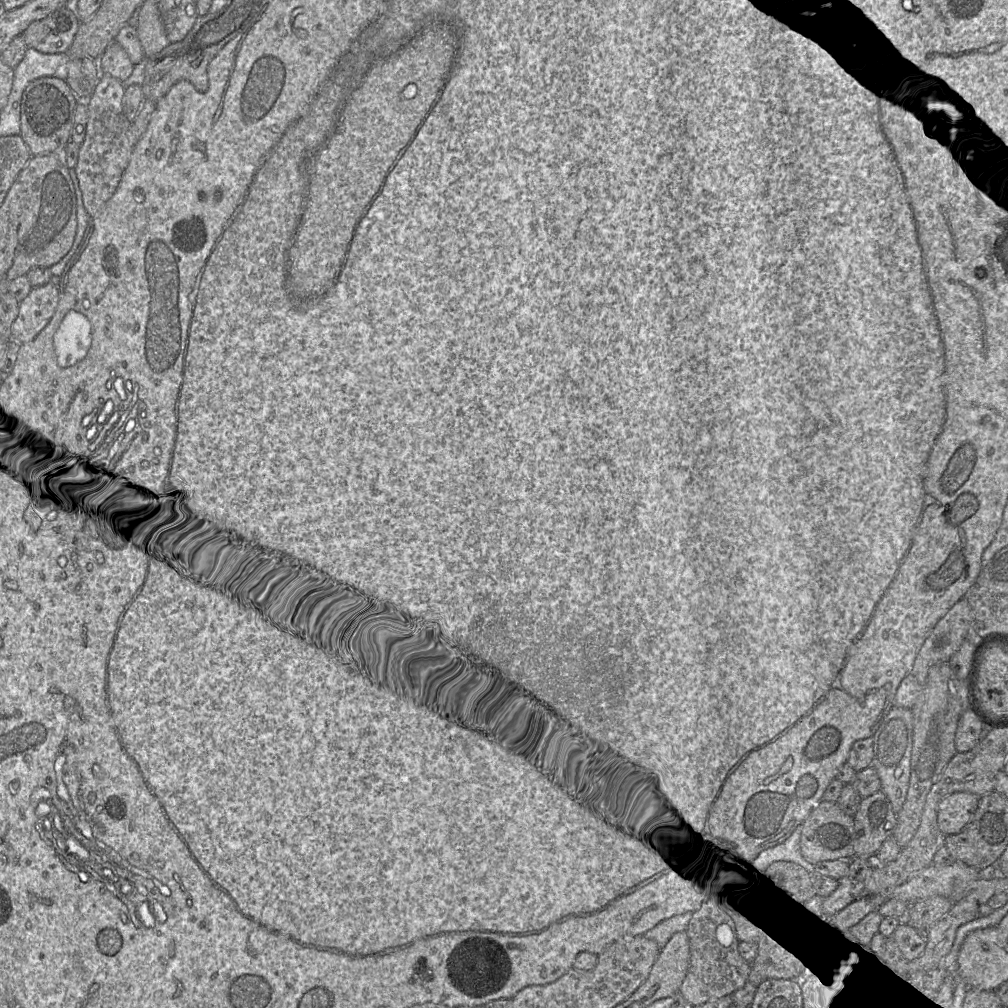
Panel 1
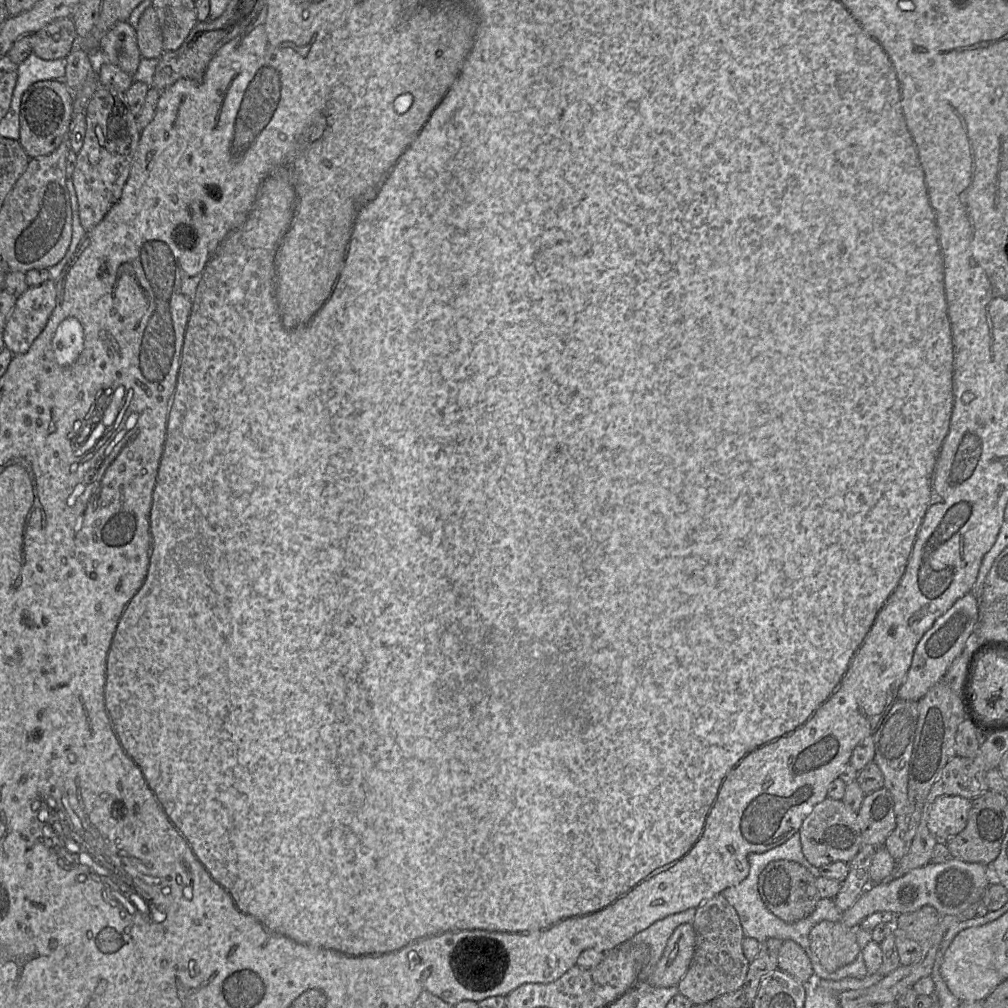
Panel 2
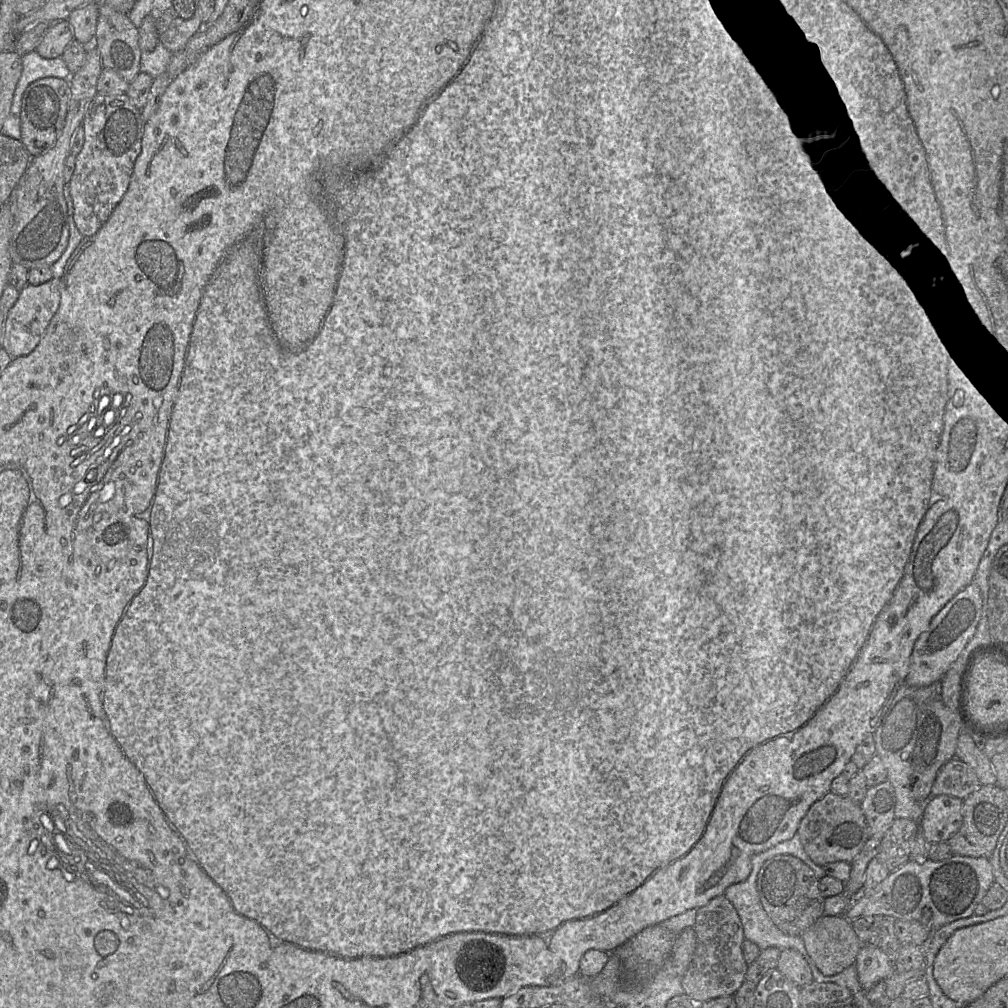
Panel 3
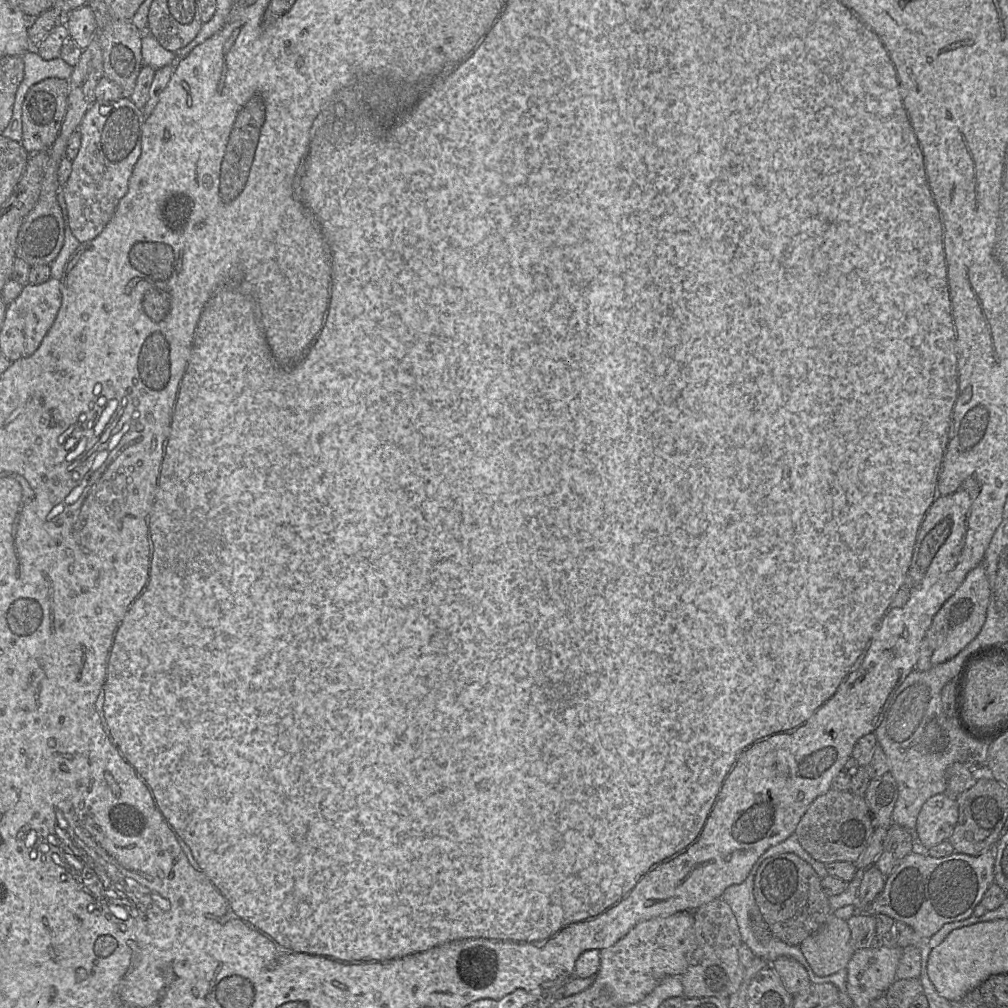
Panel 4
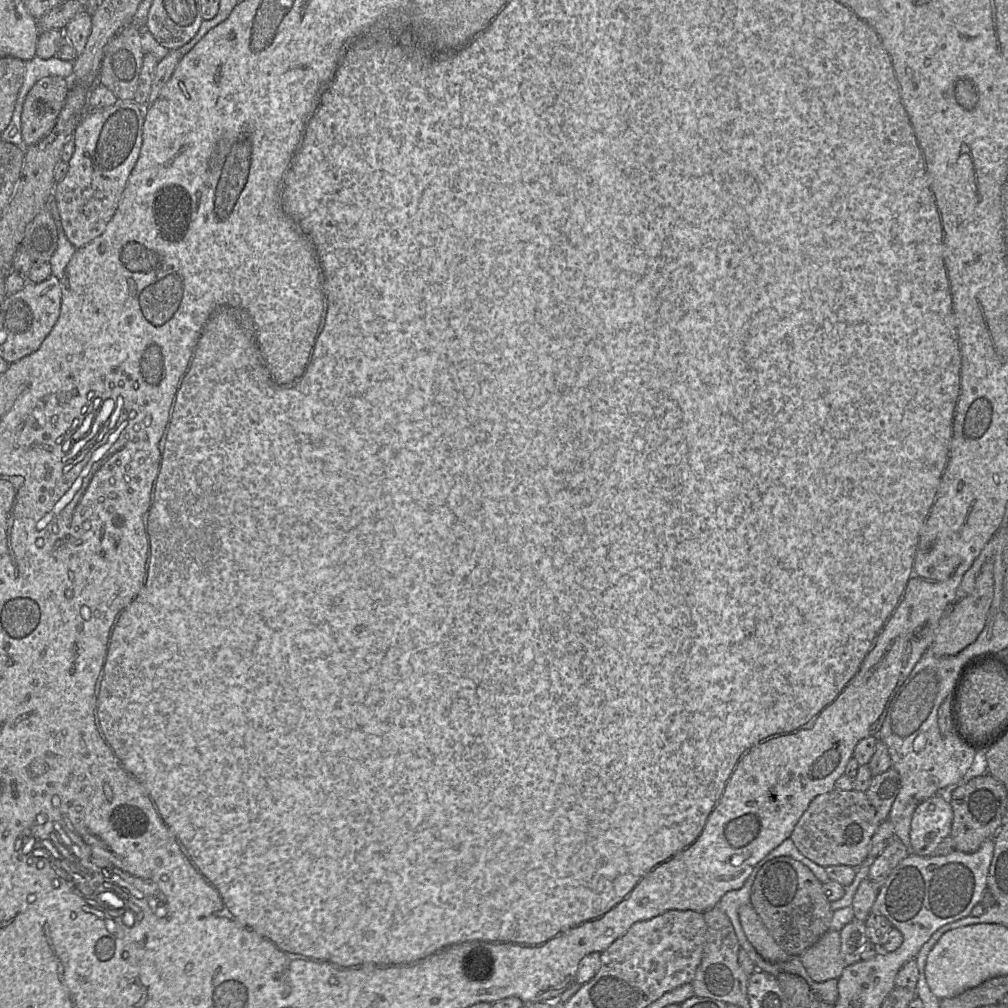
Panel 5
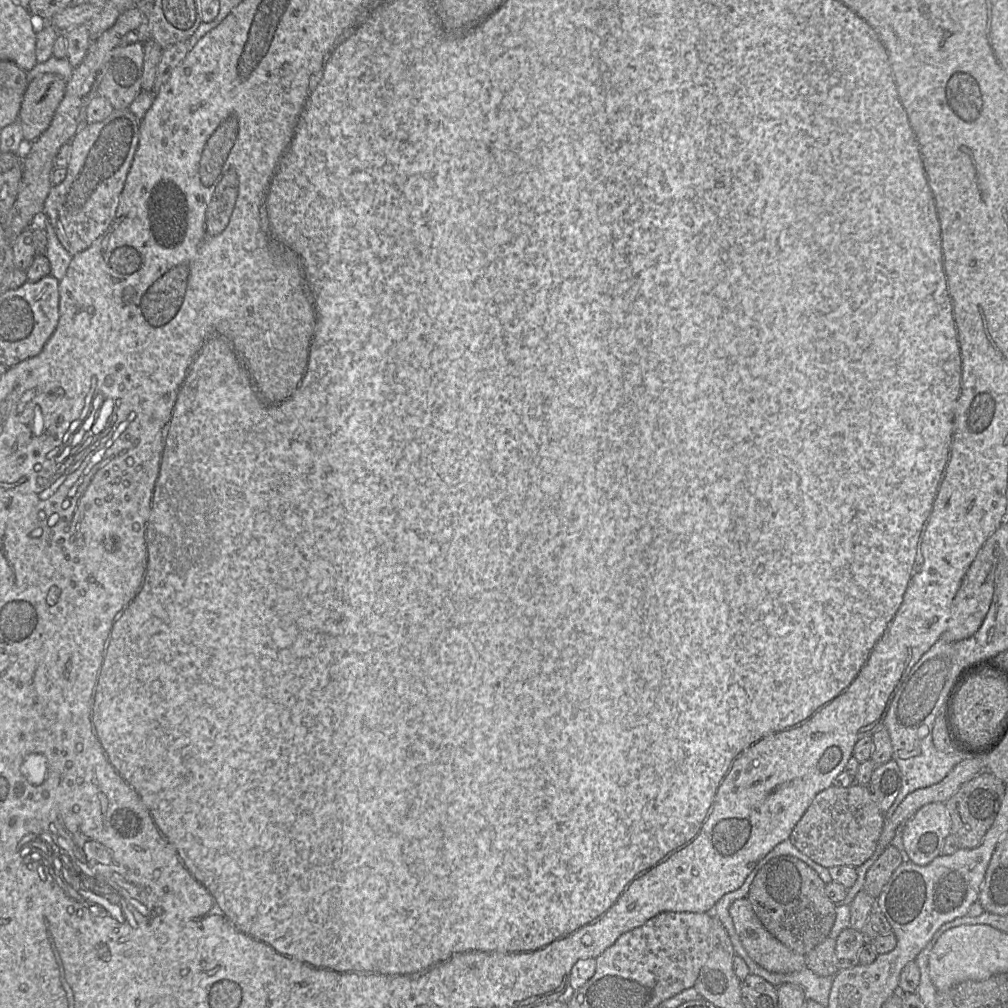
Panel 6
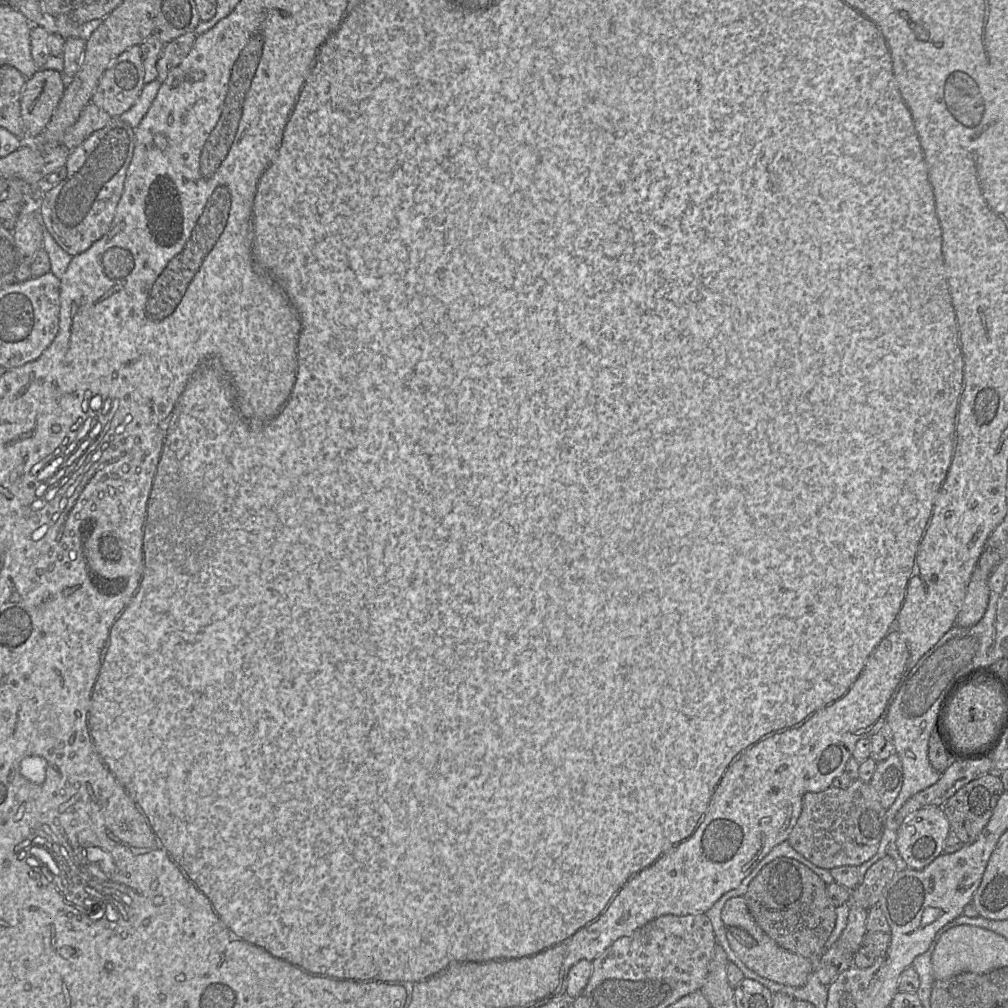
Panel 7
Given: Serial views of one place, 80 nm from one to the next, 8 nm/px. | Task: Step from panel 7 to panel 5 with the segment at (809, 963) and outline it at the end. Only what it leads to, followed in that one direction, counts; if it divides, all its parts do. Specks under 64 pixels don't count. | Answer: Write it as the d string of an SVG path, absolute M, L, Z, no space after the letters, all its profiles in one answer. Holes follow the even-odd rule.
M745 904L740 906L738 910L739 919L741 926L743 928L743 931L745 932L745 935L747 939L750 941L750 943L754 946L756 951L765 959L768 961L786 961L790 957L799 957L799 956L790 956L773 938L773 936L770 934L769 930L761 920L760 916L757 914L755 909L751 904Z

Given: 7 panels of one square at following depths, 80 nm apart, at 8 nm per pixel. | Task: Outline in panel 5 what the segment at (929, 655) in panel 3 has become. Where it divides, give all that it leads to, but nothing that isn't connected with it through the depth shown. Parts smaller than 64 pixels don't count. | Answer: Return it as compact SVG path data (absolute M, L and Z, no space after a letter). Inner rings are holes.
M993 535L964 573L953 601L945 609L934 641L928 649L933 655L938 657L955 655L974 642L982 631L994 595L994 555Z

